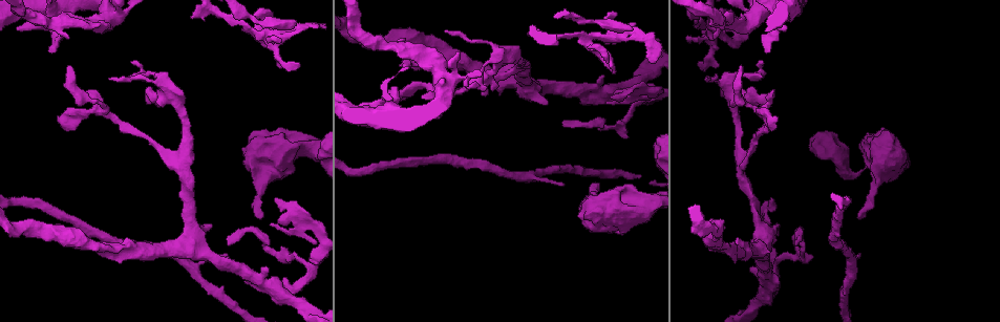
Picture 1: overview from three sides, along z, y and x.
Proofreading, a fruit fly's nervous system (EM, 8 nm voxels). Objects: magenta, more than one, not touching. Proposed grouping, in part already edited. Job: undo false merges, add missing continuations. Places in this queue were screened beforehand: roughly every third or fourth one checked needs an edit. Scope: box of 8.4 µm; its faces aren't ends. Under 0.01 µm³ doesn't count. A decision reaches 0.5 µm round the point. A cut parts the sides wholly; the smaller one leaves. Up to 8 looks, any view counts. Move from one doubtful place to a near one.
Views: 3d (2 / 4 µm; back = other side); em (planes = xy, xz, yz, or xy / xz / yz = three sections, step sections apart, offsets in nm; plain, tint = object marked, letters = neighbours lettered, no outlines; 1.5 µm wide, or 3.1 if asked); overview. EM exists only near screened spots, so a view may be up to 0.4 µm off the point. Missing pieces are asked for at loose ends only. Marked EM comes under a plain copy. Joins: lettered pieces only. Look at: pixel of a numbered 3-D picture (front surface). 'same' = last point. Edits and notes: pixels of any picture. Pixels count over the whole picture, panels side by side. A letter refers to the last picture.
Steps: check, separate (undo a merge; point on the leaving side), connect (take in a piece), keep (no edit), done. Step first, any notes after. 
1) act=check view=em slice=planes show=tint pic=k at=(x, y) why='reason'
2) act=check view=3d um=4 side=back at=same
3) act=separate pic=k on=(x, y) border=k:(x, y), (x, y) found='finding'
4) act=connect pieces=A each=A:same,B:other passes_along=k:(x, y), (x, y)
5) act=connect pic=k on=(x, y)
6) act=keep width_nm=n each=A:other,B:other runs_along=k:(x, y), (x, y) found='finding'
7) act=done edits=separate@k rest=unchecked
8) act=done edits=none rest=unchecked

act=check view=em slice=planes show=letters pic=1 at=(858, 253)

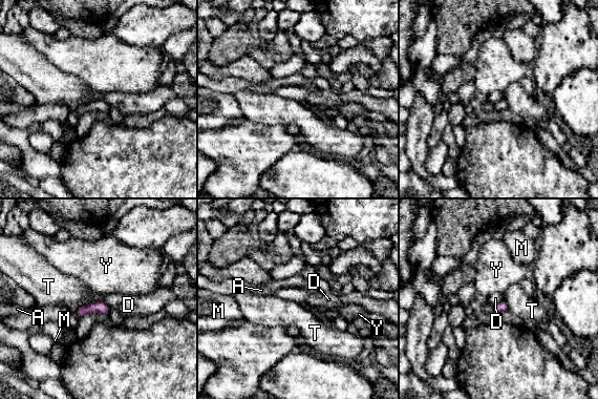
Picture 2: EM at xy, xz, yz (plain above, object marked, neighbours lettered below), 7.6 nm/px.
act=keep width_nm=80 each=A:other,D:other,M:other,T:other,Y:other border=2:(89, 302), (103, 301), (110, 309) found='none of them fits'

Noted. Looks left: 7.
act=check view=3d um=4 pic=1 at=(299, 145) why='an open end'

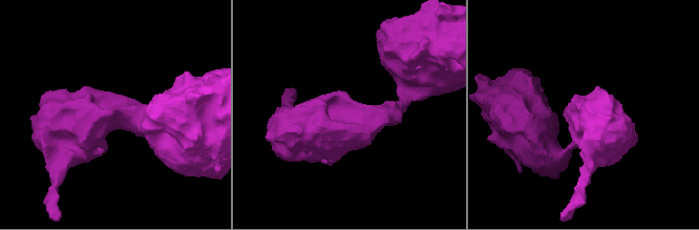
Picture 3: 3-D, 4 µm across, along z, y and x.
act=check view=em slice=yz step=4 show=letters pic=3 at=(569, 112)

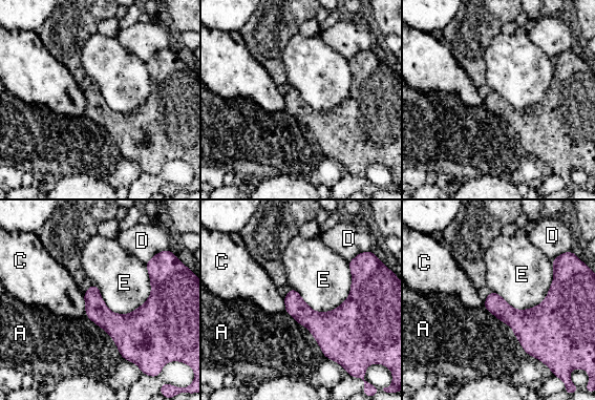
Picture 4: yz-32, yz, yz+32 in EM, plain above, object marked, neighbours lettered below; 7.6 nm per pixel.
act=keep longest_contact=A:550nm each=A:other,C:other,D:other,E:other border=4:(92, 283), (115, 313), (151, 293) found='none of them fits'

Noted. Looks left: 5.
act=check view=3d um=2 side=back pic=1 at=(276, 34) why='calibre changes'

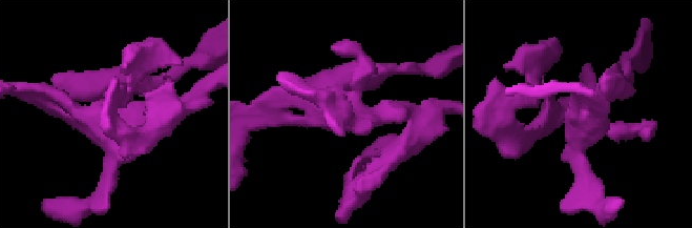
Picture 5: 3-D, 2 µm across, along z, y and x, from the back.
act=check view=em slice=planes show=letters pic=5 at=(582, 124) why='shape alone is not enough'

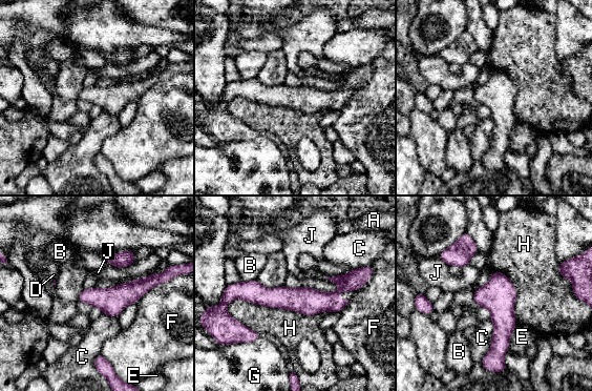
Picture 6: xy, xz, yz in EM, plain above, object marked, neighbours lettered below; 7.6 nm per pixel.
act=keep width_nm=160 longest_contact=H:800nm each=A:other,B:other,C:other,D:other,E:other,F:other,G:other,H:other,J:other found='all the same cell'

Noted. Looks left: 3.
act=done edits=none rest=unchecked

